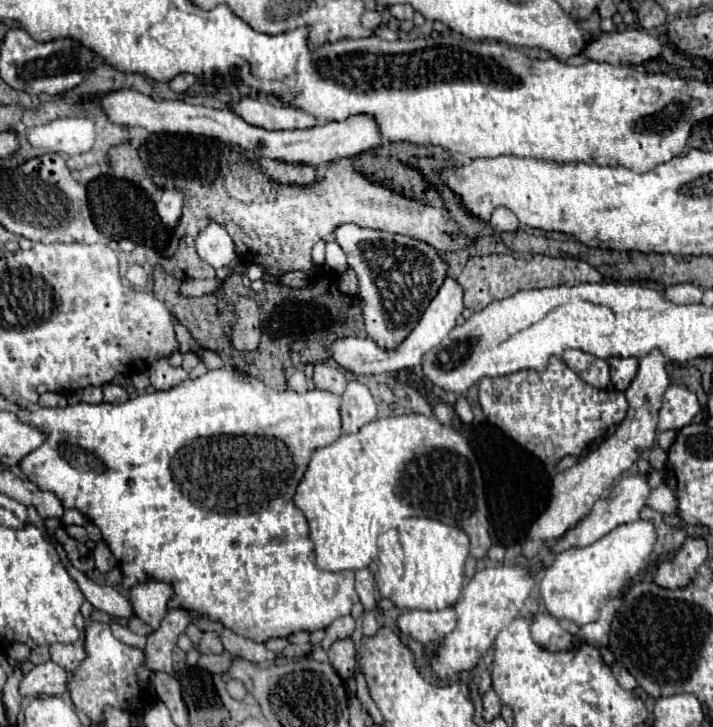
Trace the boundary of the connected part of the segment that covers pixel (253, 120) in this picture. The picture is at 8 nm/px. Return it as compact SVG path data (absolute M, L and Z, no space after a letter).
M241 98L233 104L233 112L239 114L245 122L265 130L303 130L319 124L315 116L279 102L275 104L267 98Z

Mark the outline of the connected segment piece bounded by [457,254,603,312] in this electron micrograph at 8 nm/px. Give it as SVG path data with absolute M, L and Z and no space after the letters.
M491 254L491 256L481 256L481 258L469 258L461 276L457 282L463 288L463 298L465 298L465 308L479 312L487 304L495 300L503 300L513 296L519 290L531 290L531 288L551 288L555 284L567 284L567 286L577 286L583 282L601 282L603 276L591 268L587 262L577 260L577 258L549 258L549 256L533 256L533 260L515 260L509 254Z

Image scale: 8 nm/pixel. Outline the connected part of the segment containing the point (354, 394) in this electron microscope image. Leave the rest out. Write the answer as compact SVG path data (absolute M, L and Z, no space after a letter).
M351 380L343 394L343 406L341 406L343 432L355 434L375 418L377 418L377 404L369 388L363 382Z

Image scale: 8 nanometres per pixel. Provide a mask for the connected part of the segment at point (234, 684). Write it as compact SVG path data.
M233 678L227 682L227 692L229 692L229 694L235 698L235 700L243 700L243 698L245 698L245 694L247 694L247 692L245 692L243 682L233 680Z

